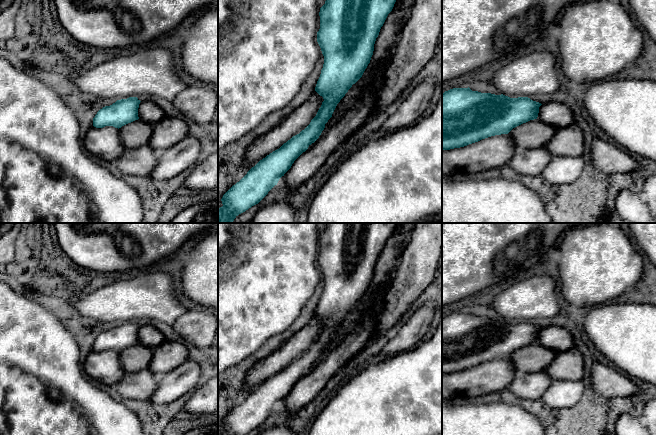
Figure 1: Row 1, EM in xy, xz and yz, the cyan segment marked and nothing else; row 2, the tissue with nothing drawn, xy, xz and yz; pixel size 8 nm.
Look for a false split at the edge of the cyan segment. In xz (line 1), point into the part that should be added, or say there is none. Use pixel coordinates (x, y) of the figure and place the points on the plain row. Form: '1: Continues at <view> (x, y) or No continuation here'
1: No continuation here

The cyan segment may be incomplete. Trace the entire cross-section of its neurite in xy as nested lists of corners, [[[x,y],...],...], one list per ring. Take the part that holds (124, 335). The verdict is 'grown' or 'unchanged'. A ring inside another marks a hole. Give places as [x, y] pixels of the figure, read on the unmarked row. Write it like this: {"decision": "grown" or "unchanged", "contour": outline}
{"decision": "unchanged", "contour": [[[129,321],[117,324],[110,330],[103,331],[93,342],[93,350],[96,352],[113,350],[119,353],[128,347],[138,344],[140,326],[137,321]]]}

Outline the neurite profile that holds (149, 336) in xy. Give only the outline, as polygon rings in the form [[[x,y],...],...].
[[[142,322],[138,332],[138,341],[143,346],[154,349],[162,344],[165,338],[154,323]]]

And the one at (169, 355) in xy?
[[[165,340],[152,350],[148,368],[159,376],[171,372],[188,360],[188,348],[180,340]]]

